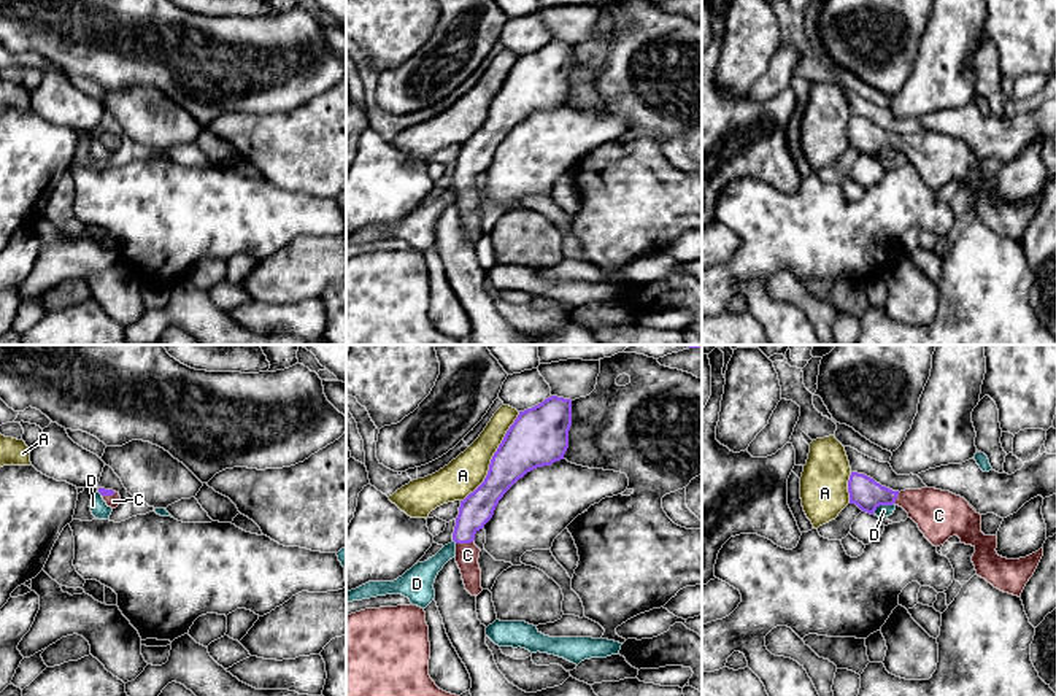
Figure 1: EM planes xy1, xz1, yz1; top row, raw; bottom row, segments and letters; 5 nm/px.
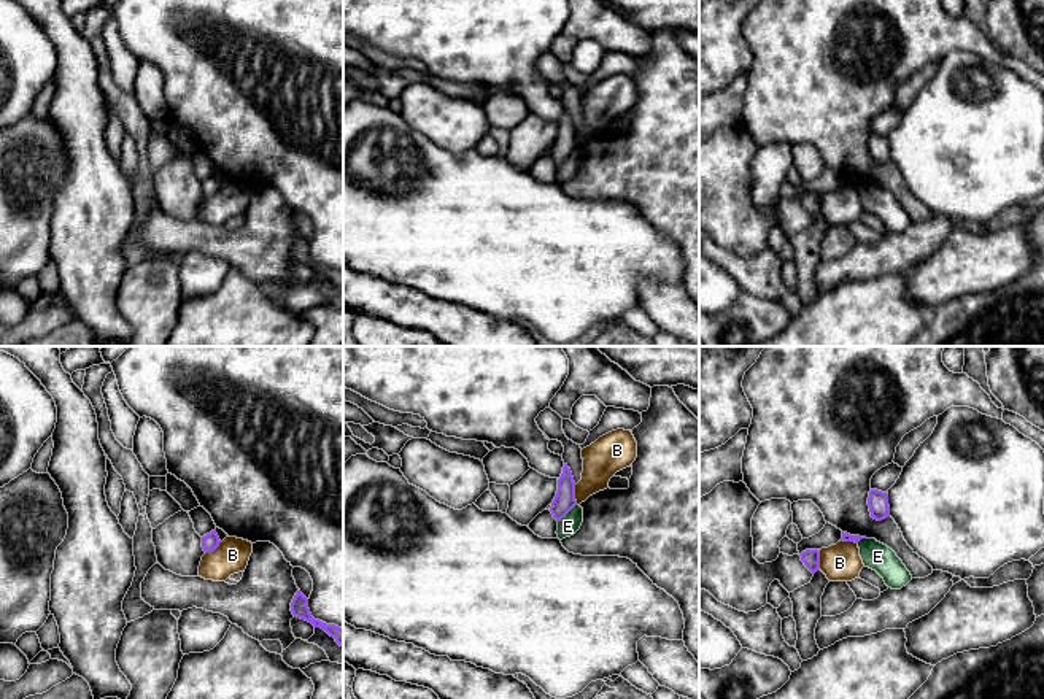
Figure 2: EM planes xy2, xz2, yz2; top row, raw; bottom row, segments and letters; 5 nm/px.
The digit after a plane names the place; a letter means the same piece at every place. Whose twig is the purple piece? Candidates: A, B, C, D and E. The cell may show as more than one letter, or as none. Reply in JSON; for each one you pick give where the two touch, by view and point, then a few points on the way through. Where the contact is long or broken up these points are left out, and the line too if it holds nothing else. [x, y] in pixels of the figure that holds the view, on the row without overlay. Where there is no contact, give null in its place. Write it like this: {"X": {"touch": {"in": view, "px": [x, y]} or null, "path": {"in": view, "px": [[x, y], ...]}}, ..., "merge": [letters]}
{"C": {"touch": {"in": "xz1", "px": [464, 186]}, "path": {"in": "xz1", "px": [[477, 153], [466, 170], [464, 186], [467, 199]]}}, "merge": ["C"]}

